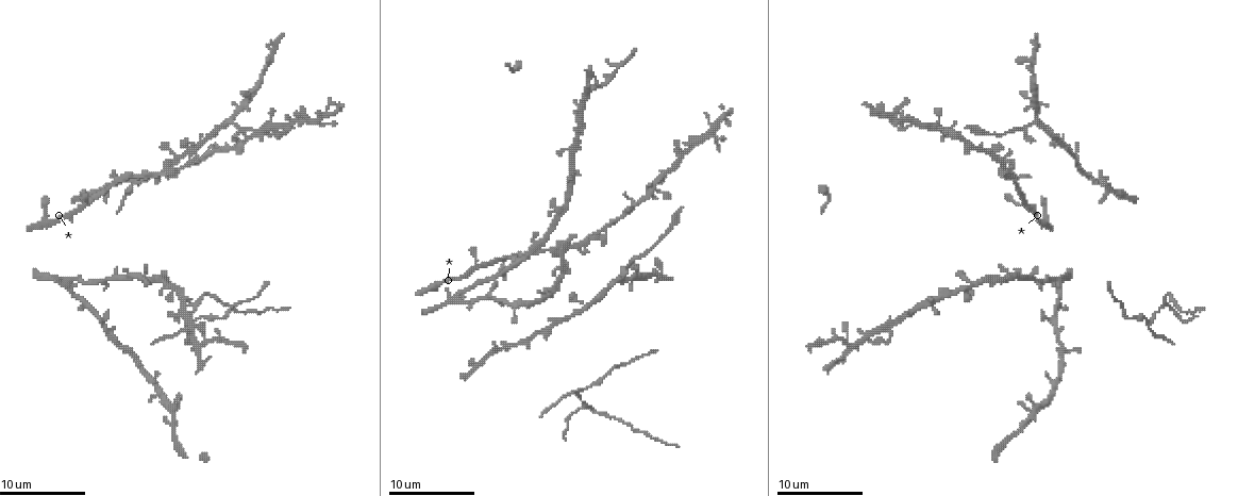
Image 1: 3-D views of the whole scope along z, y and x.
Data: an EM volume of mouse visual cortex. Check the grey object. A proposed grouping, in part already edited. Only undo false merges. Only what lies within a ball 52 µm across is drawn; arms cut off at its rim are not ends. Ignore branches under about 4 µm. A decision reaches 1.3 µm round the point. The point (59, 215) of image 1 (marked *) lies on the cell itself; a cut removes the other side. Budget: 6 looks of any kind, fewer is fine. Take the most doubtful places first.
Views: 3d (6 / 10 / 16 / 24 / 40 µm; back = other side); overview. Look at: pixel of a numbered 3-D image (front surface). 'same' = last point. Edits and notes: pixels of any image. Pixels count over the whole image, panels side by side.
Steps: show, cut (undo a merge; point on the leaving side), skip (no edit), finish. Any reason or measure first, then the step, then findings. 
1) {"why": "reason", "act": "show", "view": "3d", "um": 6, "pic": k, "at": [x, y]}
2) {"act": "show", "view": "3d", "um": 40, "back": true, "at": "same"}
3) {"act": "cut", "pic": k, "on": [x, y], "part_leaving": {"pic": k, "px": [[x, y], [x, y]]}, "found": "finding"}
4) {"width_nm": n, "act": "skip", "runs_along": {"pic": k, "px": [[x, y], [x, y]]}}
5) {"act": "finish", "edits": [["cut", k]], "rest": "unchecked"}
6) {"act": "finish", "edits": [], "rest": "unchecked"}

{"why": "side arm on a straight run", "act": "show", "view": "3d", "um": 10, "pic": 1, "at": [1148, 322]}

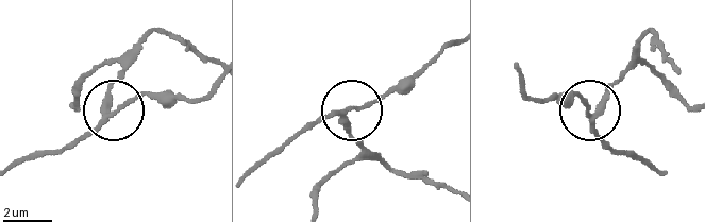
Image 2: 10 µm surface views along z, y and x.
{"side_arm_um": 13, "arms": 3, "act": "cut", "pic": 2, "on": [112, 84], "found": "a second cell is stuck on"}

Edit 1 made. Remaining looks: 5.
{"why": "three arms meet", "act": "show", "view": "3d", "um": 16, "pic": 1, "at": [126, 351]}

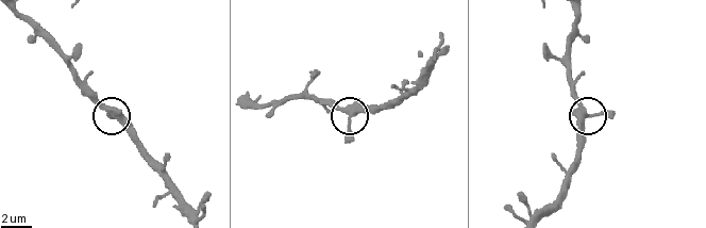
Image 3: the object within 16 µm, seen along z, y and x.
{"arms": 3, "act": "skip", "found": "continuous, no second cell"}

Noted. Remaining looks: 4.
{"act": "show", "view": "overview"}

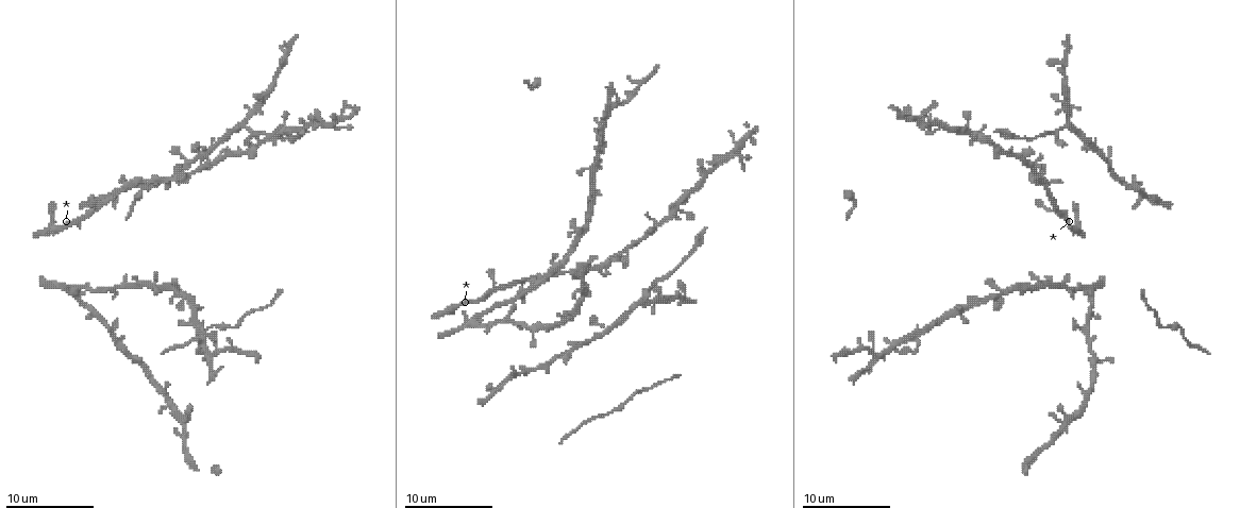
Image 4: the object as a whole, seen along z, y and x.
{"act": "show", "view": "3d", "um": 10, "pic": 4, "at": [77, 287]}

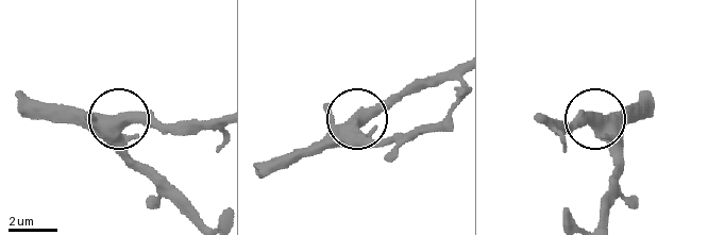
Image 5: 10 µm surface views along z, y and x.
{"act": "skip", "found": "one cell here"}

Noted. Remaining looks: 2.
{"act": "finish", "edits": [["cut", 2]], "rest": "unchecked"}

